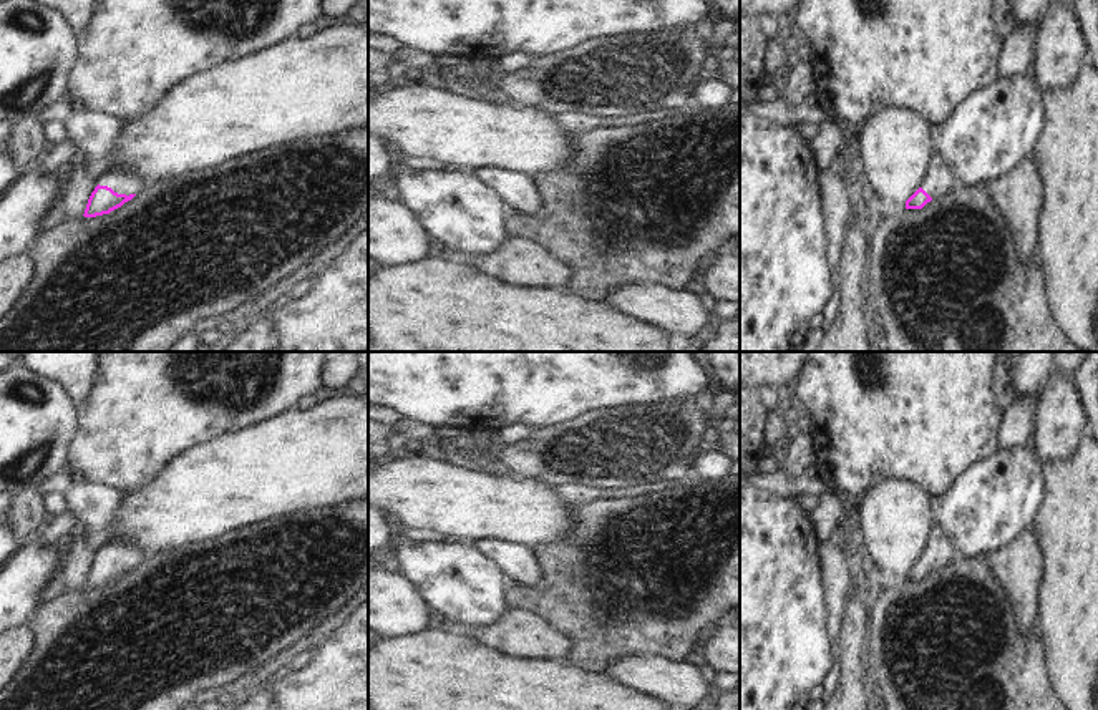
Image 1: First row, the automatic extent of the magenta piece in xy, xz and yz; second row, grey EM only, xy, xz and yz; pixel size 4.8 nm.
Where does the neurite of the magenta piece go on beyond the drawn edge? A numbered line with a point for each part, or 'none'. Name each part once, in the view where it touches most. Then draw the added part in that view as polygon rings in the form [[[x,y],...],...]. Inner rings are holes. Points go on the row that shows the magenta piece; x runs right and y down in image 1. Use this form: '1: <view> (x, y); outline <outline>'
1: xy (121, 181); outline [[[114,169],[100,178],[100,186],[108,186],[118,194],[138,194],[146,187],[146,182],[139,174],[133,174],[126,169]]]

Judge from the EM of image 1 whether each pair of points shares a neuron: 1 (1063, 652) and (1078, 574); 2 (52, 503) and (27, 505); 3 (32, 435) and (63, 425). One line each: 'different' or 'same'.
1: same
2: different
3: same

